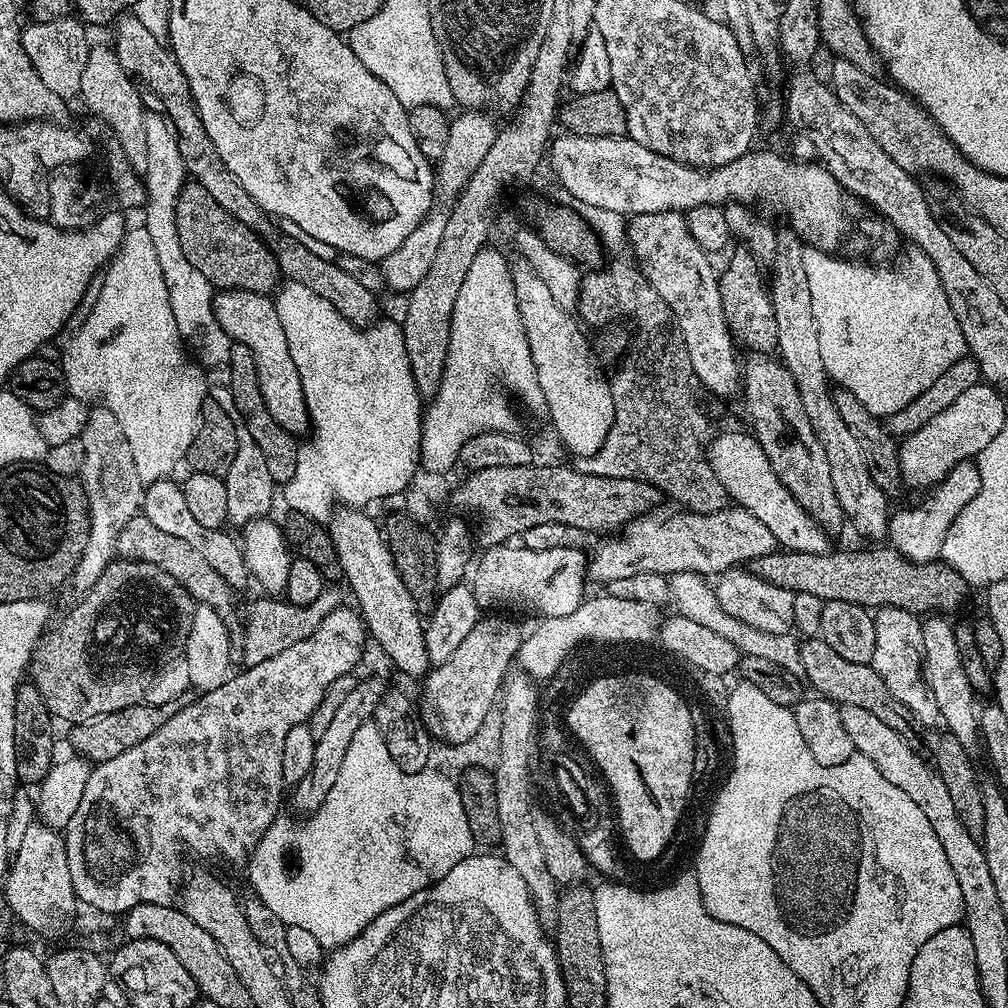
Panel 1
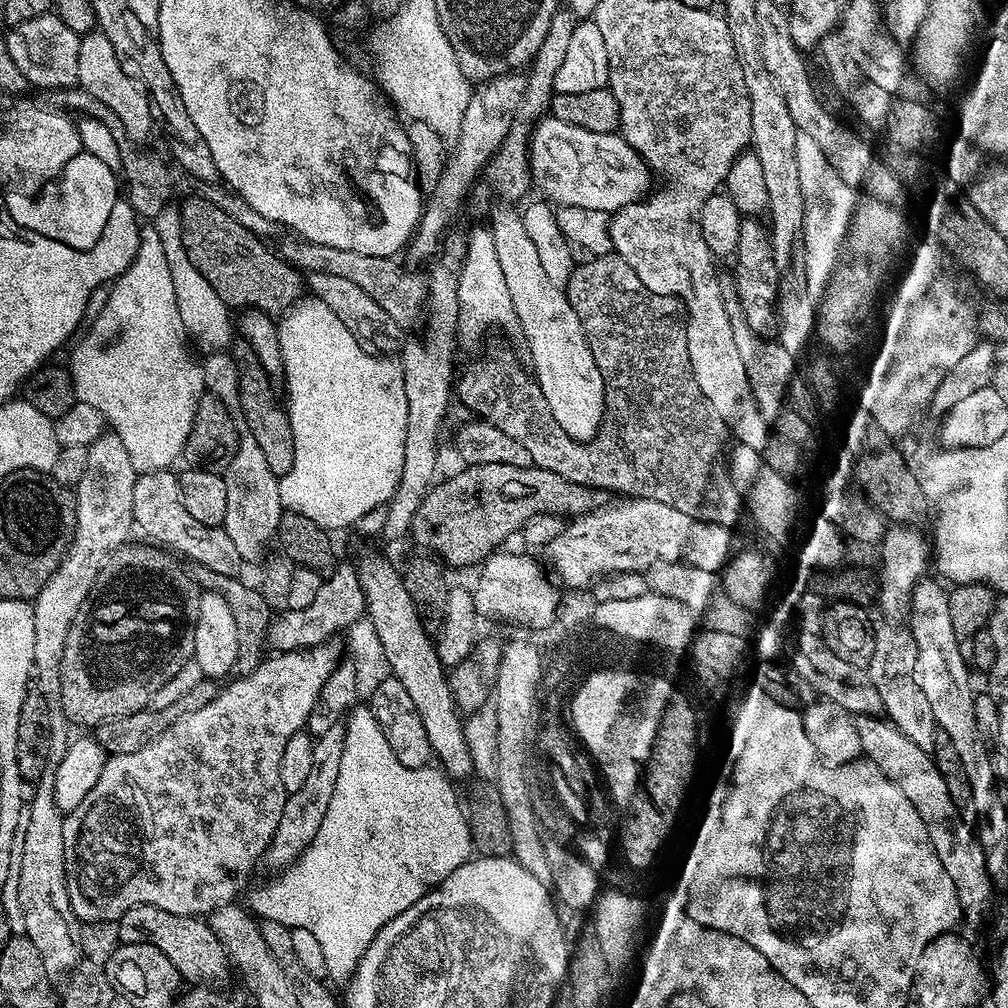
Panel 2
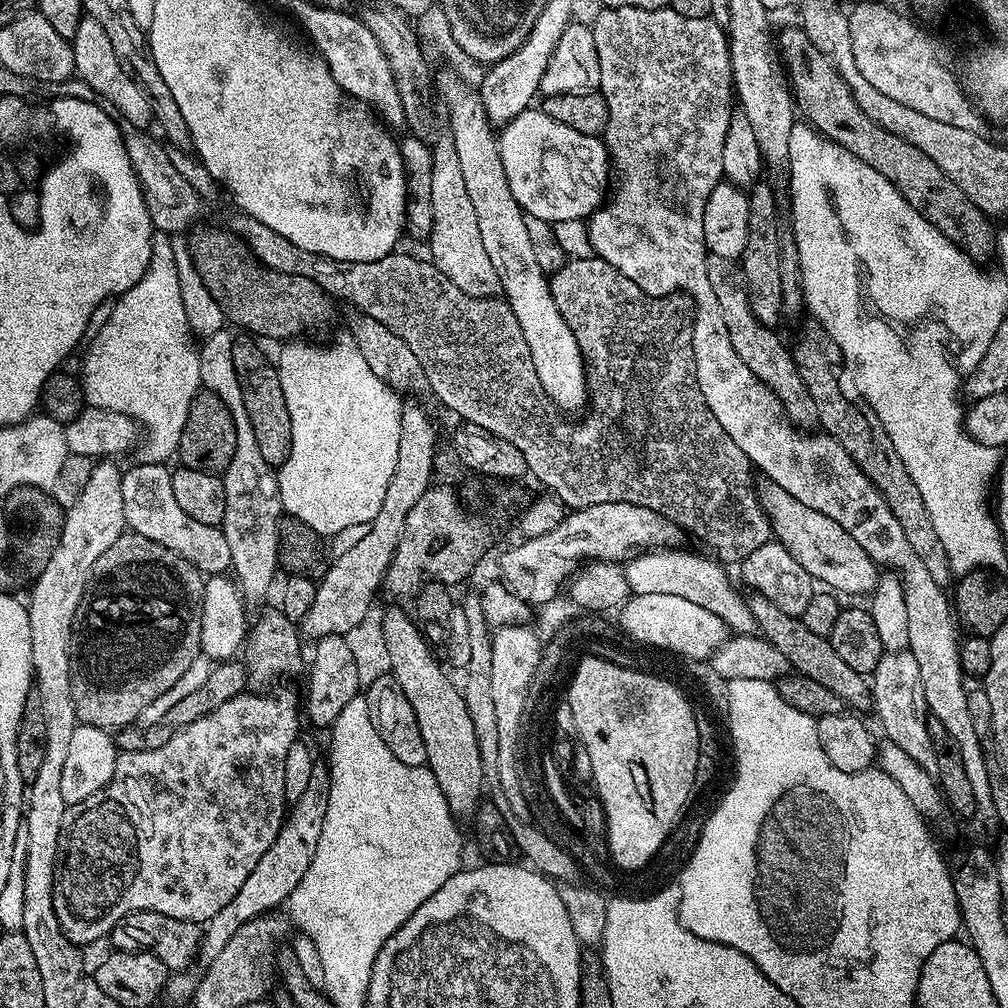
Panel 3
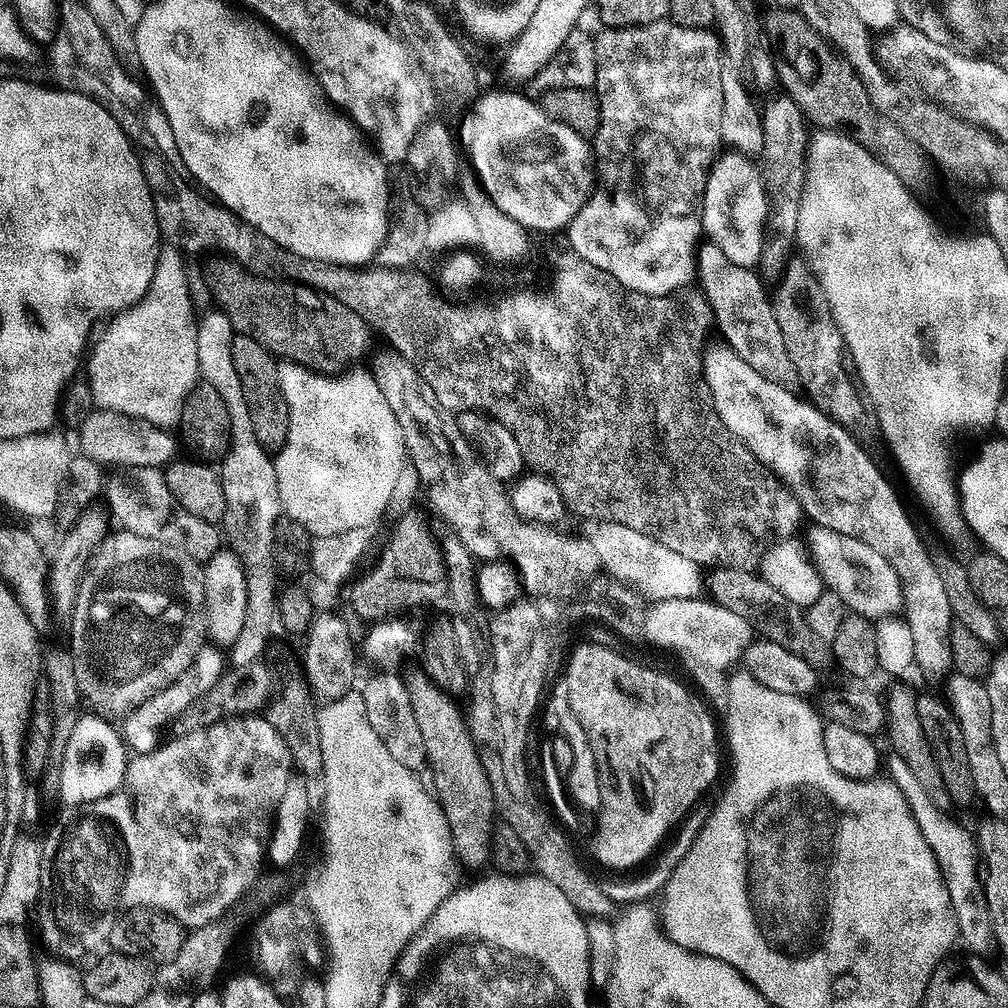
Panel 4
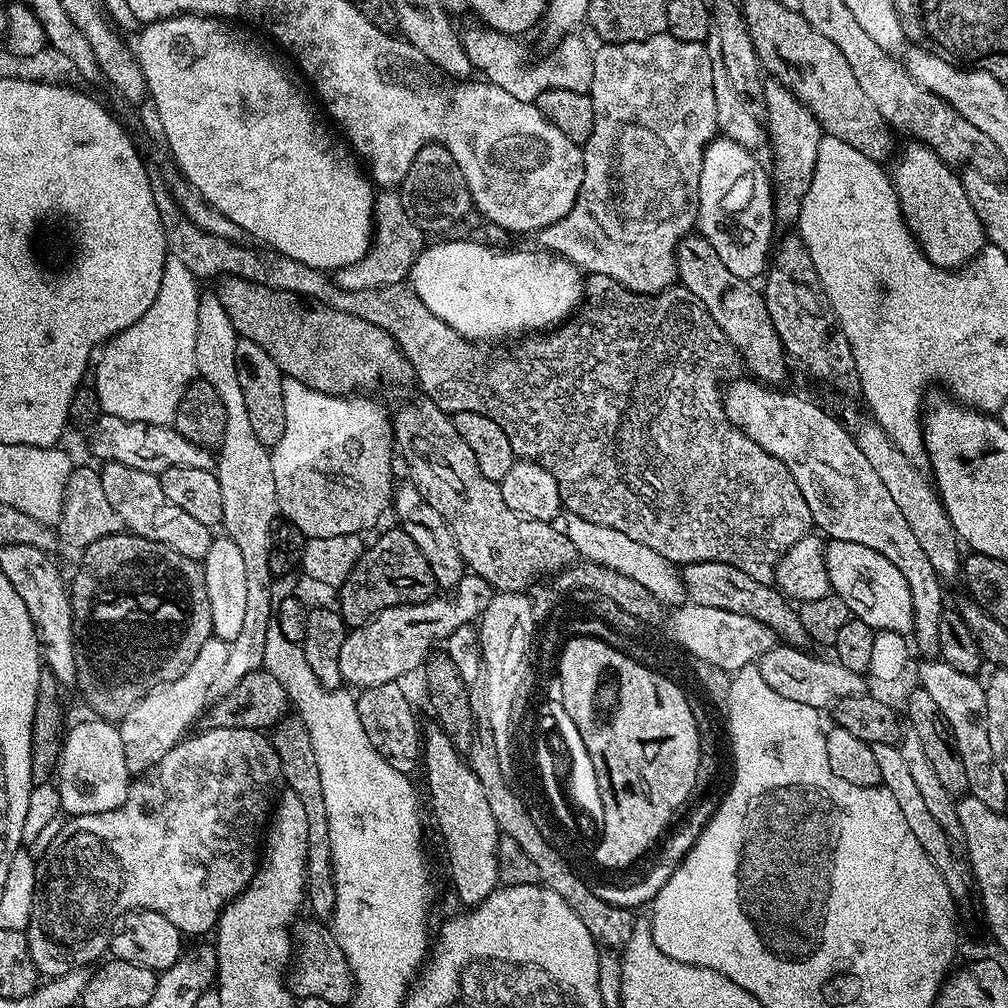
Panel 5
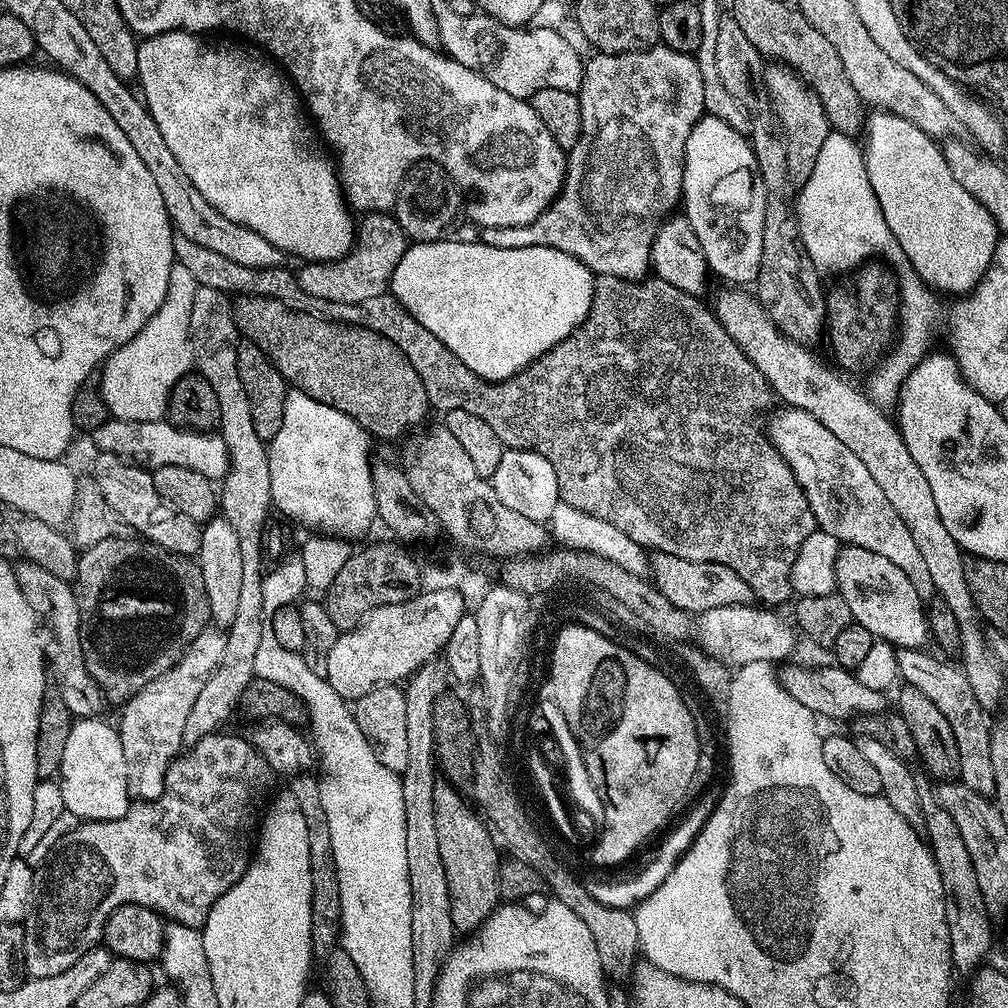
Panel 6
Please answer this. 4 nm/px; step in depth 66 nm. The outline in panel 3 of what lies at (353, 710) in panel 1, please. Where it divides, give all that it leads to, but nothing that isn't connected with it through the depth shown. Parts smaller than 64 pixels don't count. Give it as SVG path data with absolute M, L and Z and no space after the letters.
M313 763L310 782L302 793L302 798L291 801L290 813L280 828L278 838L270 848L262 854L258 865L250 872L242 884L242 889L203 927L200 940L199 957L203 963L213 961L219 951L230 942L238 926L245 924L254 917L273 911L278 904L283 905L294 887L302 880L313 861L314 851L317 850L318 839L325 824L328 809L328 782L330 768L327 763Z

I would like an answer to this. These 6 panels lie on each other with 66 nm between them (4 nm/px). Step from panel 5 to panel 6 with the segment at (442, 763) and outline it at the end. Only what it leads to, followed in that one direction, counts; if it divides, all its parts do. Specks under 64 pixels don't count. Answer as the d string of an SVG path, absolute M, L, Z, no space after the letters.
M437 783L434 790L434 830L438 830L438 854L442 854L442 866L446 870L452 927L457 933L472 934L498 907L501 899L498 874L502 856L496 853L497 841L481 813L463 798L451 784Z

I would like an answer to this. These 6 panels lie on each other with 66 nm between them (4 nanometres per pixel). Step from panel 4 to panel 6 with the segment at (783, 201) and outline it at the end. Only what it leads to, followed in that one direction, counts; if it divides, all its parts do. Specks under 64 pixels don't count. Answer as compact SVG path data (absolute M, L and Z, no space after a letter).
M775 62L765 63L764 81L770 94L772 109L776 112L784 131L788 173L793 185L799 186L808 181L814 170L814 162L818 162L822 142L826 142L830 131L828 115L816 91L792 68Z

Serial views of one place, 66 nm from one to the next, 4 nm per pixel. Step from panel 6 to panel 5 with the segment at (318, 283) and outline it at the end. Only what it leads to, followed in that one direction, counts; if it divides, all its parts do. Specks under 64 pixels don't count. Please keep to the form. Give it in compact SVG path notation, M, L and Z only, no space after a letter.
M384 212L381 216L379 213L374 224L374 242L369 244L368 253L358 262L335 269L335 283L348 291L380 288L382 285L399 283L407 277L416 256L423 252L425 247L423 230L406 213Z

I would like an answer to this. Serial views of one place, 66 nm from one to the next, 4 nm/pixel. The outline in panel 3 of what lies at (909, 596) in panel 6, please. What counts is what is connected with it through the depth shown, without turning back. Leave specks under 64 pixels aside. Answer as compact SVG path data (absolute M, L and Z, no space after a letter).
M764 482L758 488L760 494L760 505L768 516L768 521L772 523L772 535L775 543L781 544L790 554L794 554L794 559L802 565L802 570L812 576L813 581L820 580L825 589L833 593L841 594L845 592L848 596L867 597L873 593L878 579L878 565L876 561L842 530L831 518L826 518L826 514L818 514L818 510L810 510L810 506L805 506L803 502L798 502L794 494L786 494L782 486Z

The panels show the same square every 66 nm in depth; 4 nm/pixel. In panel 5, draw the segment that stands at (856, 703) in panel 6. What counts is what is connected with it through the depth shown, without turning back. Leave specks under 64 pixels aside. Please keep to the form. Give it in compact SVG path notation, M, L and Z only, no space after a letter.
M778 642L775 647L760 653L754 667L762 674L766 686L778 690L782 698L790 698L790 702L802 702L802 706L817 710L831 709L840 699L859 696L865 691L865 677L861 673L846 670L846 666L842 666L835 658L819 660L810 653L811 651L803 648L792 648L786 643Z

